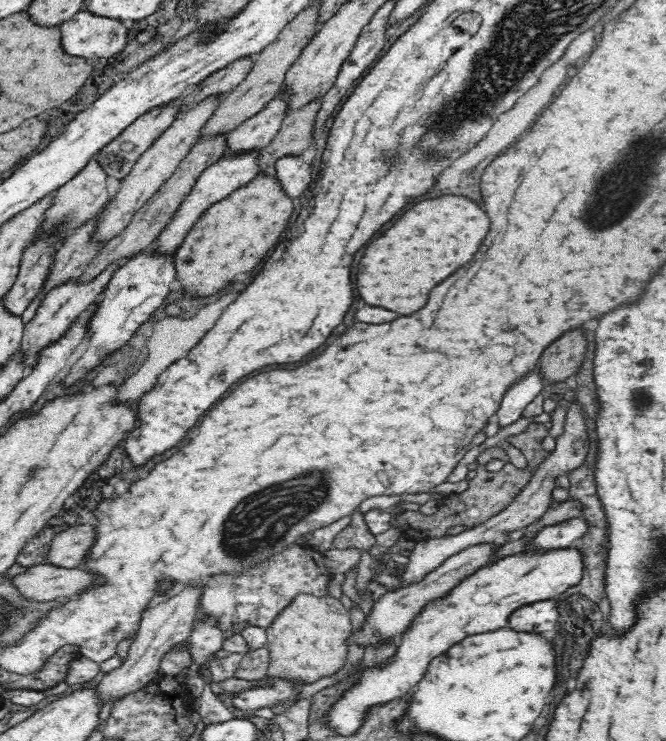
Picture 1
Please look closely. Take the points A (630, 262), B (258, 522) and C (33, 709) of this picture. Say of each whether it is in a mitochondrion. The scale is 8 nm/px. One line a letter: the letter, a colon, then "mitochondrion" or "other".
A: other
B: mitochondrion
C: other

